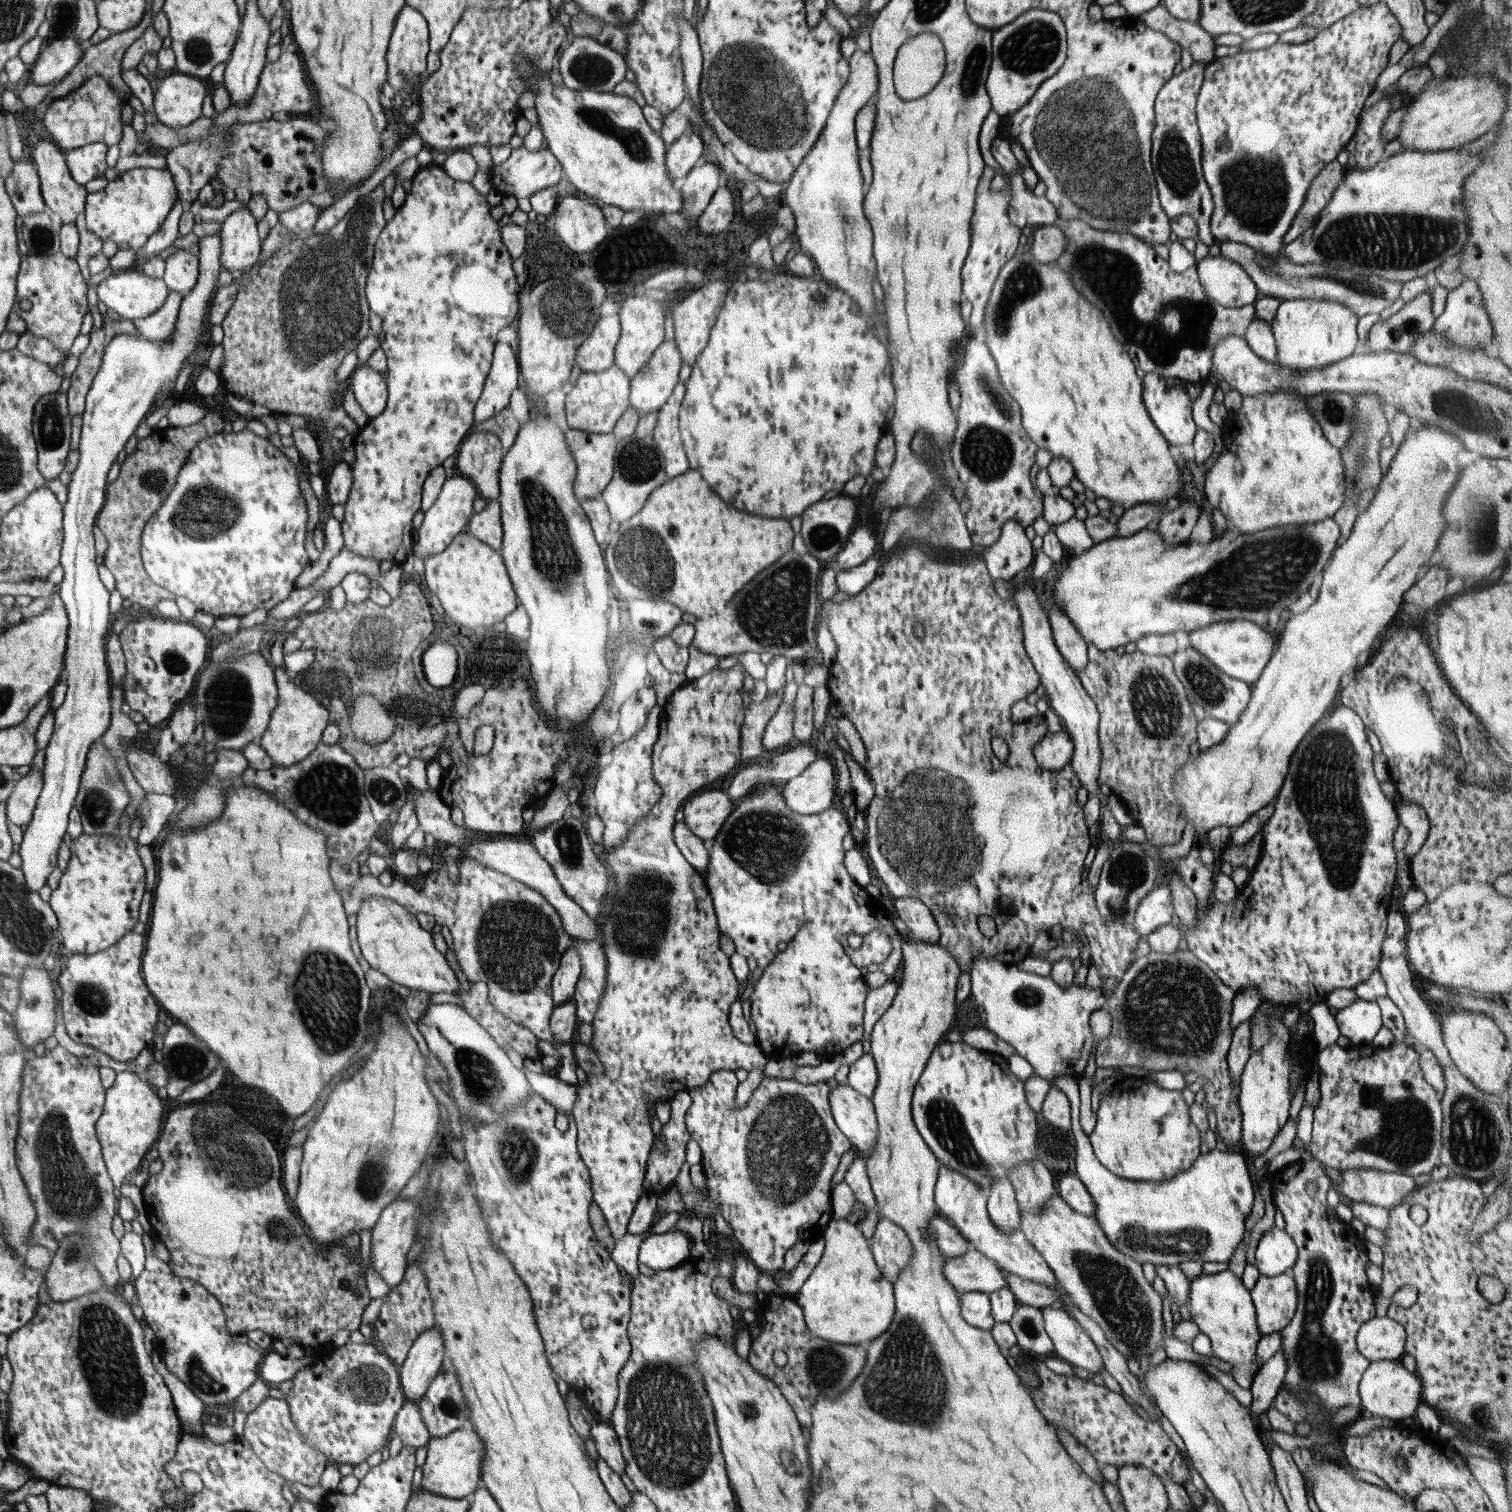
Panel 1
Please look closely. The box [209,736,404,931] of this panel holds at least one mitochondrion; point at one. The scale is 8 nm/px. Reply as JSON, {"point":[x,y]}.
{"point":[328,790]}

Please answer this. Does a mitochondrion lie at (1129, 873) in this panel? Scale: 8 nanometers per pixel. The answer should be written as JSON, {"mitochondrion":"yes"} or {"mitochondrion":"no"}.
{"mitochondrion":"yes"}

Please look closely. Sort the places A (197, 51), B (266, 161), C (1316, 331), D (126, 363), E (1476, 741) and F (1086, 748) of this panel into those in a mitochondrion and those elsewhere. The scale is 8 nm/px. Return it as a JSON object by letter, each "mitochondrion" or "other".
{"A":"mitochondrion","B":"other","C":"other","D":"mitochondrion","E":"mitochondrion","F":"other"}

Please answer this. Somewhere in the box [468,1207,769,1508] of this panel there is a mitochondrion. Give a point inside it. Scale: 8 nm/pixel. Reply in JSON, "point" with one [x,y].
{"point":[667,1426]}

